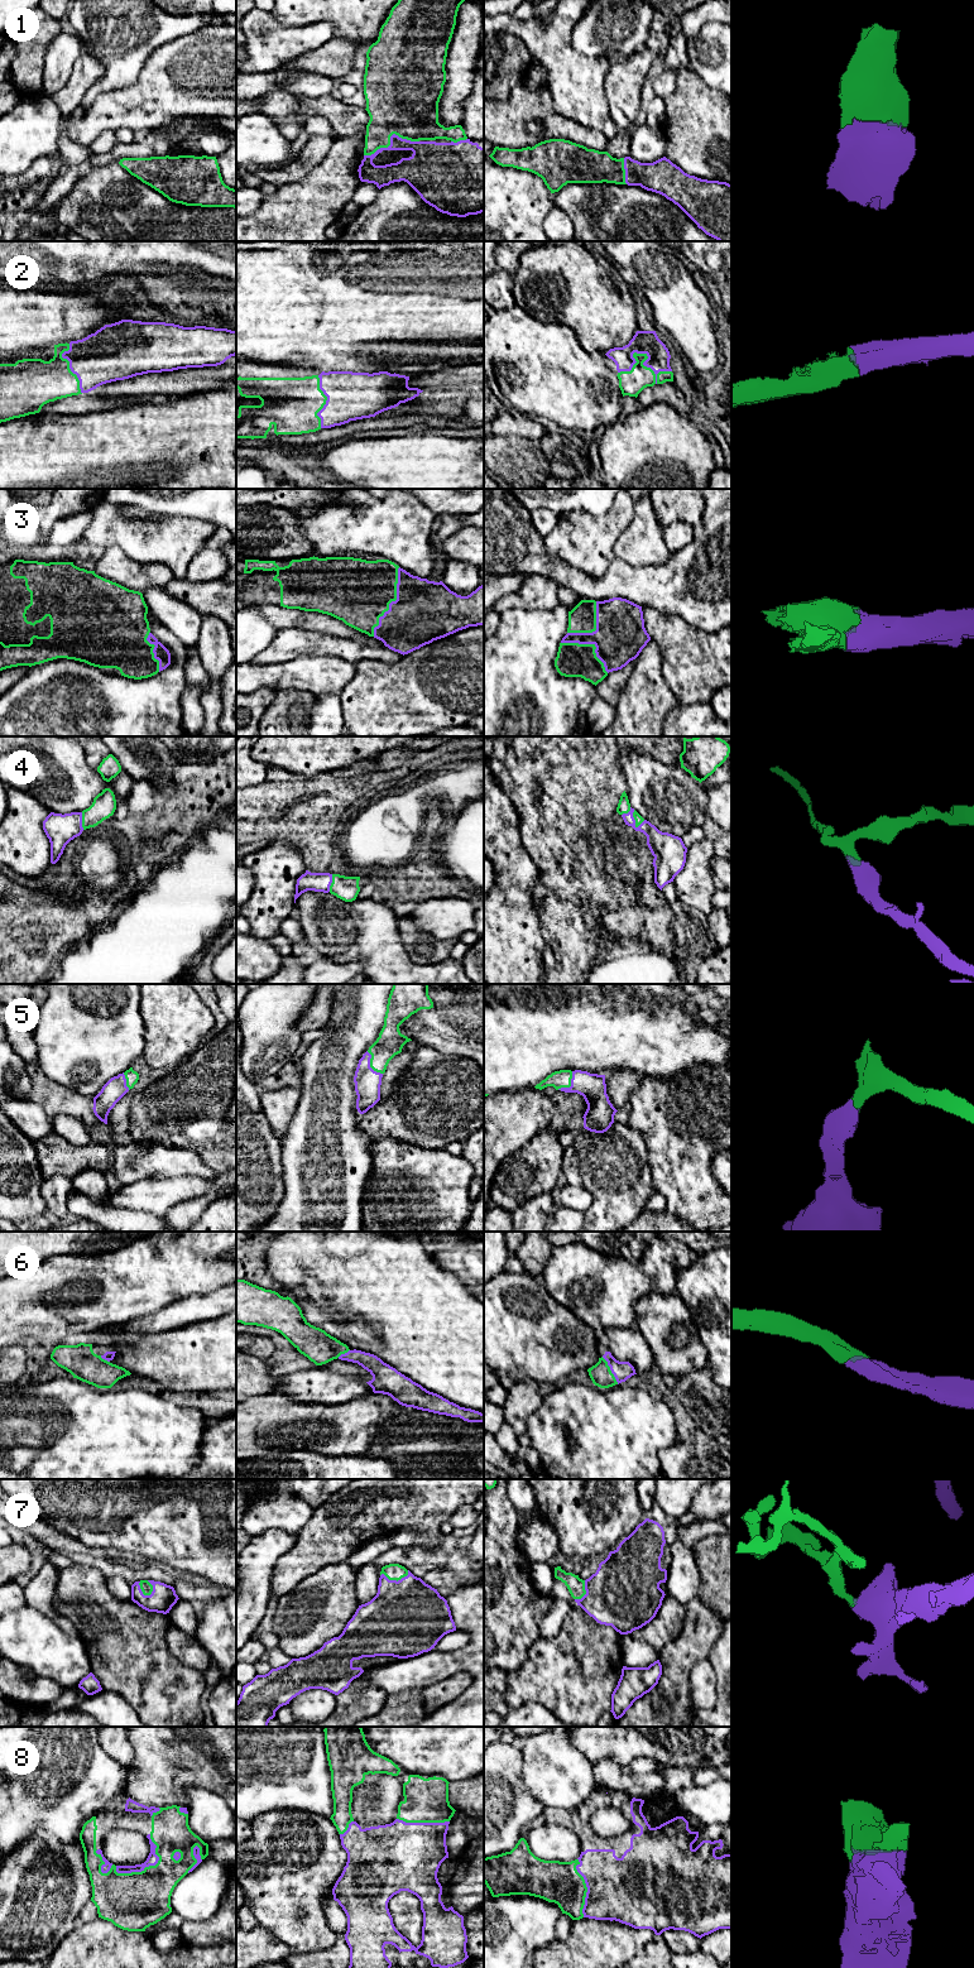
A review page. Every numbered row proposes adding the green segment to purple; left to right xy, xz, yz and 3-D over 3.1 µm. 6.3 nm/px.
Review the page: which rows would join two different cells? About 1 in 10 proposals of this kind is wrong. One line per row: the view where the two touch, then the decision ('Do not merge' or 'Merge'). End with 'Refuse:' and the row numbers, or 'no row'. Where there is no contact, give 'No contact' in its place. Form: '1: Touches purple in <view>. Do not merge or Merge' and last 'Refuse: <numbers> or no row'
1: Touches purple in xz. Merge
2: Touches purple in yz. Merge
3: Touches purple in xz. Merge
4: Touches purple in yz. Merge
5: Touches purple in xz. Merge
6: Touches purple in yz. Merge
7: Touches purple in xy. Merge
8: Touches purple in xy. Merge
Refuse: no row

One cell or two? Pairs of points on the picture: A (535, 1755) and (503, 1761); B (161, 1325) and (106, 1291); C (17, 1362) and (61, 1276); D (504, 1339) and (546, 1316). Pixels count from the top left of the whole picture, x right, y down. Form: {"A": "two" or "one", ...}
{"A": "two", "B": "two", "C": "two", "D": "one"}

